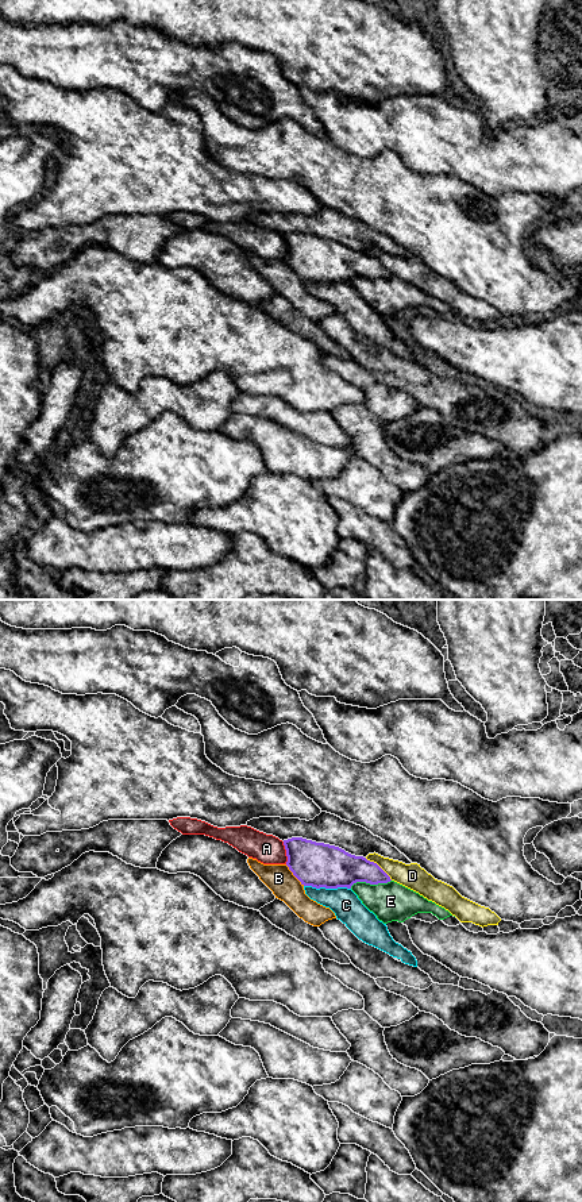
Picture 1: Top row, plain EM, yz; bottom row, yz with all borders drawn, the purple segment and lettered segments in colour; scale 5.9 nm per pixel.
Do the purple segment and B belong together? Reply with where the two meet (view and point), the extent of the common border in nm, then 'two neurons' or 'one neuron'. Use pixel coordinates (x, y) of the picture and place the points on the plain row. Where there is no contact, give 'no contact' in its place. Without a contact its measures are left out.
meets purple in yz at (295, 270); contact 170 nm long; two neurons

